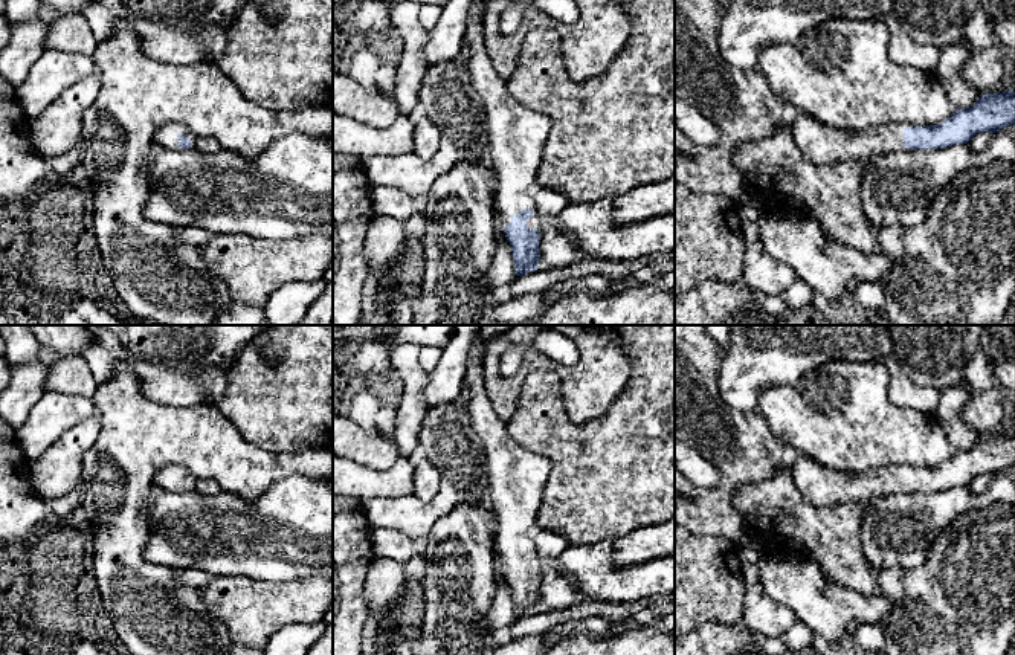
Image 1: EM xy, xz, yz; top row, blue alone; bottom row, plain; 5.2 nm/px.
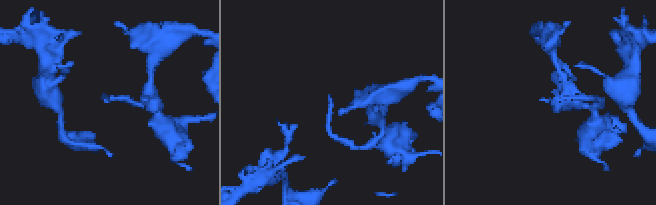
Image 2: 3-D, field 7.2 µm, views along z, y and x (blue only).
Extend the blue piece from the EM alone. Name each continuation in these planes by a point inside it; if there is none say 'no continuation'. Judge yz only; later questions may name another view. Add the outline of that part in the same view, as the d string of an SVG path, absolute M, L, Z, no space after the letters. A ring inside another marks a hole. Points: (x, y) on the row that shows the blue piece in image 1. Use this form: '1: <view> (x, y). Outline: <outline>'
1: yz (820, 144). Outline: M798 111L789 124L797 148L804 159L817 165L853 162L867 165L879 154L910 151L904 148L904 128L916 127L907 122L888 122L864 130L839 130Z

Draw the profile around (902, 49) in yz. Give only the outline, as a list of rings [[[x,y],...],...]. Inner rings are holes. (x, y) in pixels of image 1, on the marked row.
[[[893,15],[882,18],[888,29],[888,56],[901,66],[913,66],[925,72],[936,72],[940,50],[913,41],[901,21]]]

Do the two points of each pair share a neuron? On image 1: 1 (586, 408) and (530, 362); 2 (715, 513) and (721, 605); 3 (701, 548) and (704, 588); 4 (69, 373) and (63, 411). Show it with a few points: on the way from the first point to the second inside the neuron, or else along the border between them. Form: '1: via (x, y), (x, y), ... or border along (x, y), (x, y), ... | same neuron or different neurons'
1: via (580, 391), (557, 368), (547, 364) | same neuron
2: border along (690, 530), (699, 535), (722, 536), (737, 545) | different neurons
3: via (701, 558), (701, 579) | same neuron
4: border along (48, 390), (81, 394), (90, 399) | different neurons

